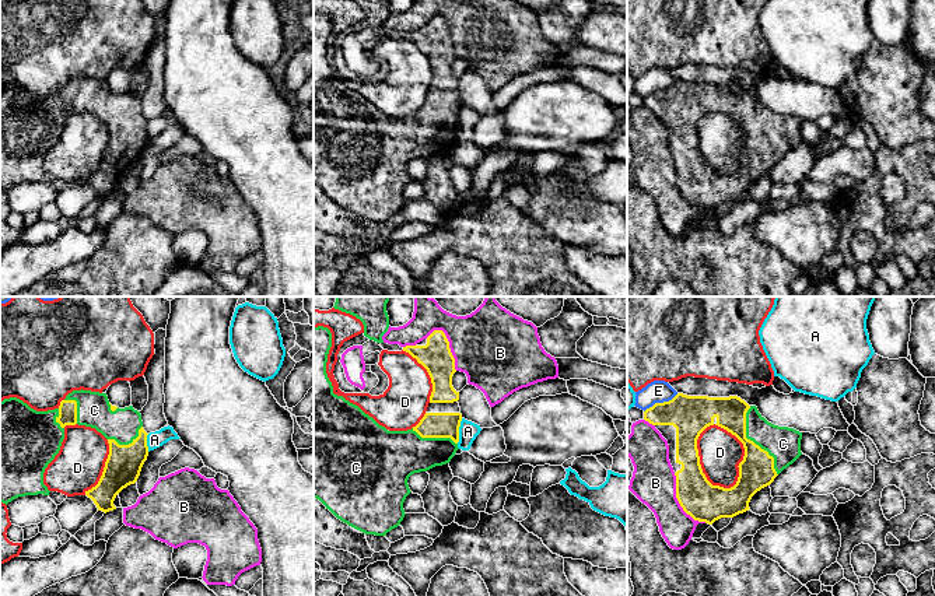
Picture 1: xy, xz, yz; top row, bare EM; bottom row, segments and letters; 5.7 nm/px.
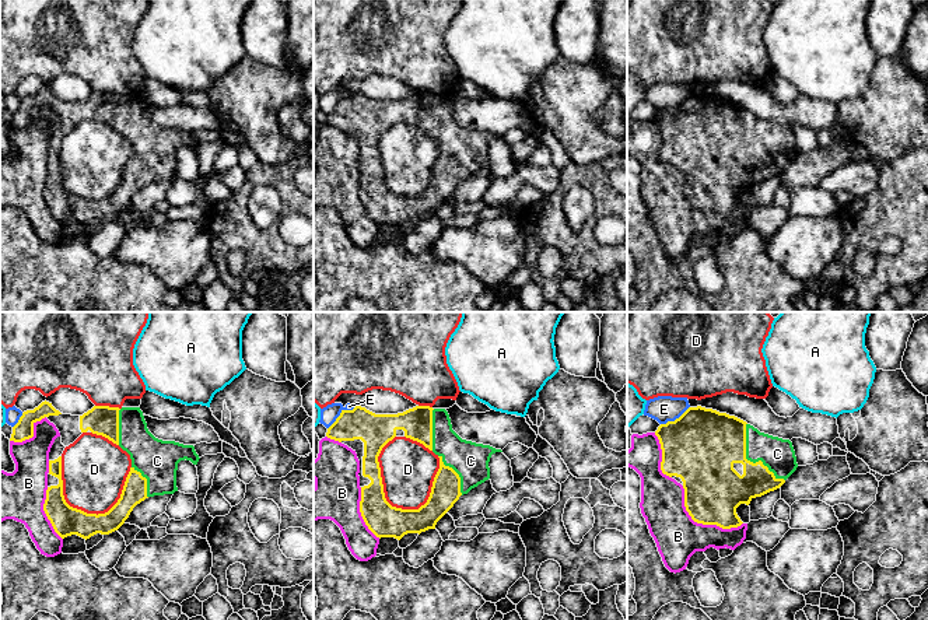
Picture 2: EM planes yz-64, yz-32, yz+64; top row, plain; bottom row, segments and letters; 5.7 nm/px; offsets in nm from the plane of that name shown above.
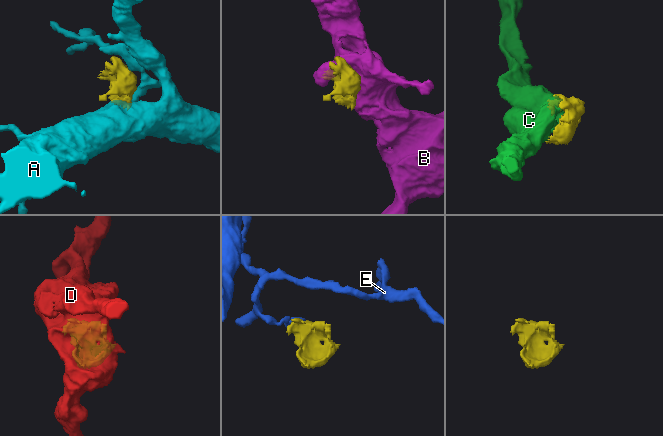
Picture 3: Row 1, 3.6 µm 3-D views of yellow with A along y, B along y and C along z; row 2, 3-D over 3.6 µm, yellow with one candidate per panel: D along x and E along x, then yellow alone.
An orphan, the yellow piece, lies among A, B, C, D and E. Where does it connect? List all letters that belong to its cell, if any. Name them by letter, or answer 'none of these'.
C

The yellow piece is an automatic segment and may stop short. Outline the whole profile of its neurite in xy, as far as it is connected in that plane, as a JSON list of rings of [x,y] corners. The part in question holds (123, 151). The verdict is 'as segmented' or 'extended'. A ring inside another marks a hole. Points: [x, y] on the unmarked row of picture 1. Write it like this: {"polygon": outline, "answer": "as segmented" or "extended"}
{"polygon": [[[73,77],[55,97],[36,98],[17,84],[0,88],[0,189],[8,190],[18,183],[49,182],[43,171],[48,151],[59,140],[64,126],[66,112],[85,112],[101,119],[109,130],[109,141],[102,162],[95,173],[85,178],[98,197],[116,196],[116,182],[140,162],[148,143],[147,119],[143,115],[141,101],[133,92],[119,95],[112,92],[106,80],[91,77]]], "answer": "extended"}

